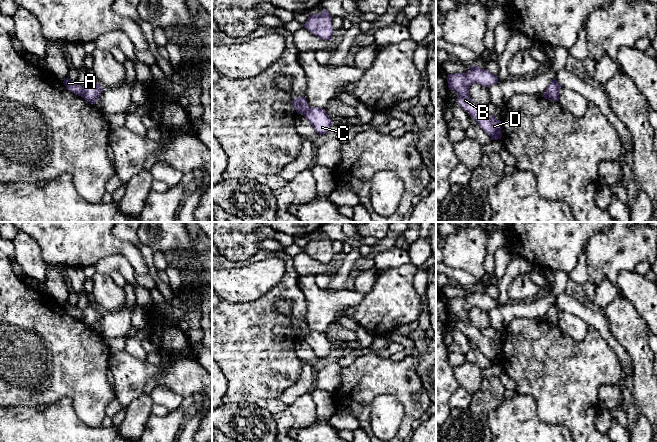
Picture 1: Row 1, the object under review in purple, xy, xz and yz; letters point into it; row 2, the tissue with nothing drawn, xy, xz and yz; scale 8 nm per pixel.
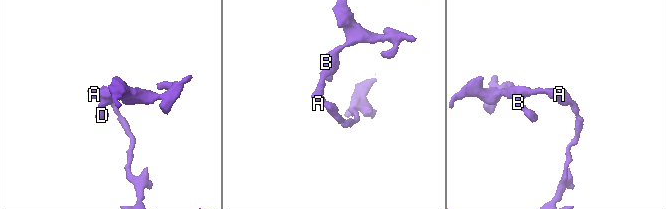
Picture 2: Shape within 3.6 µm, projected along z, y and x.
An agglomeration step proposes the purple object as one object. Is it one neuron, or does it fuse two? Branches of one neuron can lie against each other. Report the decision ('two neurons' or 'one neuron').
two neurons

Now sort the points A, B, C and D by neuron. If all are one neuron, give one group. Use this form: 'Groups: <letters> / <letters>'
Groups: A B D / C

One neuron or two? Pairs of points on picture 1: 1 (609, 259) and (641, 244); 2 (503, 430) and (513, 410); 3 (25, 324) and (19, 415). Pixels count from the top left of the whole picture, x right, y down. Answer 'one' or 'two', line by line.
1: one
2: one
3: two

